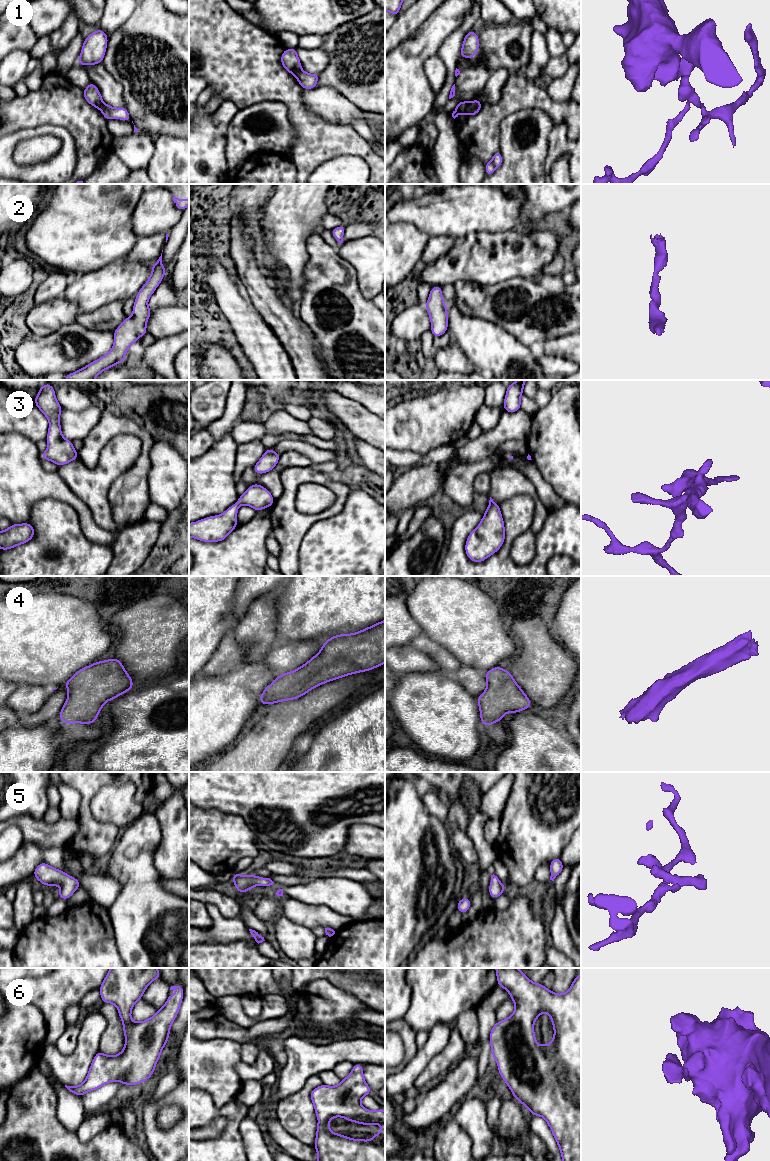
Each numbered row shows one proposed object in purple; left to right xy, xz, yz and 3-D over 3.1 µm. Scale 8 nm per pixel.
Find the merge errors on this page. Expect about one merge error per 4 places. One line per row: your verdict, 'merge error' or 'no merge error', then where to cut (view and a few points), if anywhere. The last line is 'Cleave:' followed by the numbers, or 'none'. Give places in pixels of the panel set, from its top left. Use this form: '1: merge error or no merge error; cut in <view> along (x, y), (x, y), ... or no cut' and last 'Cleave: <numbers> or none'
1: merge error; cut in yz along (471, 102), (465, 113)
2: no merge error; no cut
3: no merge error; no cut
4: no merge error; no cut
5: no merge error; no cut
6: no merge error; no cut
Cleave: 1

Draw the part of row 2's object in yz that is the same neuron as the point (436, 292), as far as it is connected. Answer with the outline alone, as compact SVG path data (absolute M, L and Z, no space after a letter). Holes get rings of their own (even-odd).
M431 287L428 301L425 303L431 321L434 337L442 336L448 329L448 311L442 297L442 287Z

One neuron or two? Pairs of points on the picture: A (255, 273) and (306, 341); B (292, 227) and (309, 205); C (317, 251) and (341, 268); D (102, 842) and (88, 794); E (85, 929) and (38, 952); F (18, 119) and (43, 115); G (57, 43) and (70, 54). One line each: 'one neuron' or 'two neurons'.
A: one neuron
B: one neuron
C: one neuron
D: one neuron
E: one neuron
F: one neuron
G: two neurons

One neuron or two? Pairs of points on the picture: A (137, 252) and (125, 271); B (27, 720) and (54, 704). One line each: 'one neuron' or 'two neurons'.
A: two neurons
B: one neuron

